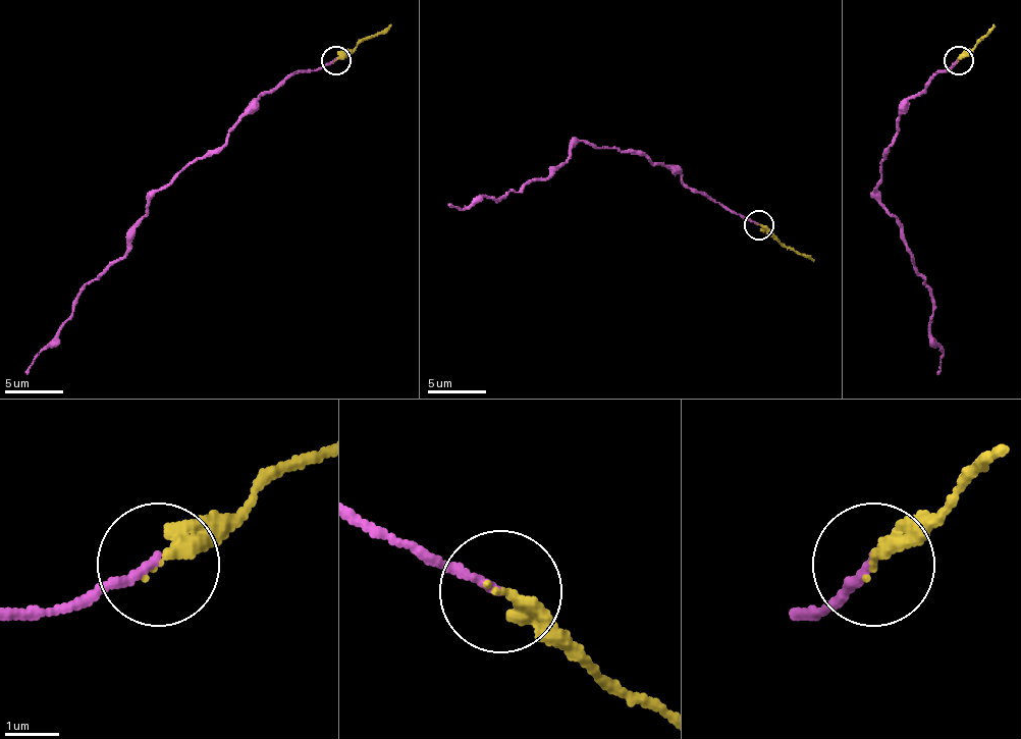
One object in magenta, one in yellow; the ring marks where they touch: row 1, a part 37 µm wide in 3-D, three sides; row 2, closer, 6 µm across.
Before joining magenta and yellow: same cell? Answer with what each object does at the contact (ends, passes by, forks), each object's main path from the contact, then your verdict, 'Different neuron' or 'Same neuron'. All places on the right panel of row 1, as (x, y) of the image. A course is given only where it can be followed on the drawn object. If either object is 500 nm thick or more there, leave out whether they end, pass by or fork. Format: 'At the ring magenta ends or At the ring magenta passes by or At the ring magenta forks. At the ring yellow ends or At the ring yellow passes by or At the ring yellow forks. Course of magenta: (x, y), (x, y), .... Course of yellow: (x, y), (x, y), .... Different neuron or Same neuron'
At the ring magenta ends. At the ring yellow ends. Course of magenta: (957, 61), (899, 114), (874, 191), (933, 300), (930, 334), (943, 353), (936, 373). Course of yellow: (957, 61), (996, 25). Same neuron

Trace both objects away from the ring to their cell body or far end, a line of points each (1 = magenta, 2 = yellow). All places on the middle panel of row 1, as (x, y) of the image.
1: (758, 223), (691, 189), (669, 165), (582, 141), (552, 173), (499, 200), (481, 197), (464, 209), (449, 203)
2: (758, 223), (785, 247), (814, 262)

